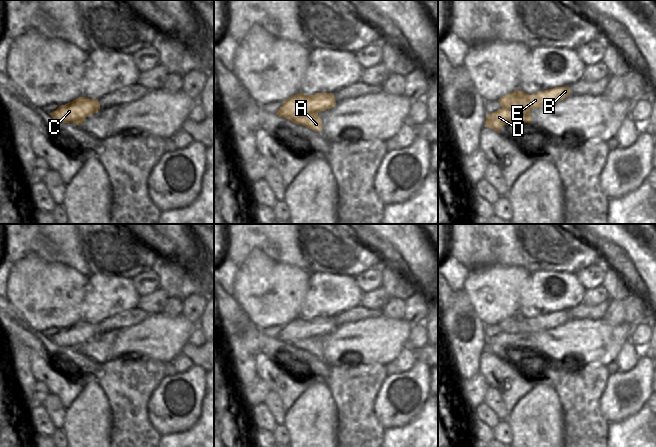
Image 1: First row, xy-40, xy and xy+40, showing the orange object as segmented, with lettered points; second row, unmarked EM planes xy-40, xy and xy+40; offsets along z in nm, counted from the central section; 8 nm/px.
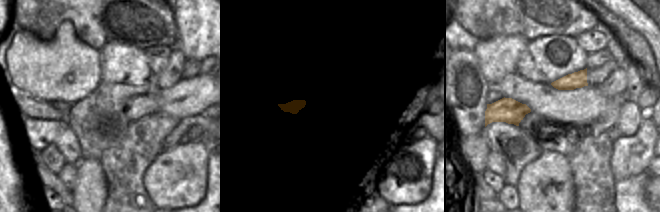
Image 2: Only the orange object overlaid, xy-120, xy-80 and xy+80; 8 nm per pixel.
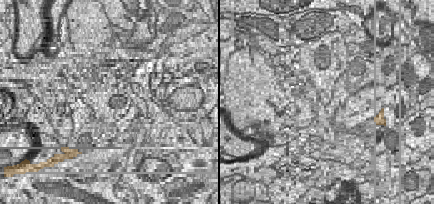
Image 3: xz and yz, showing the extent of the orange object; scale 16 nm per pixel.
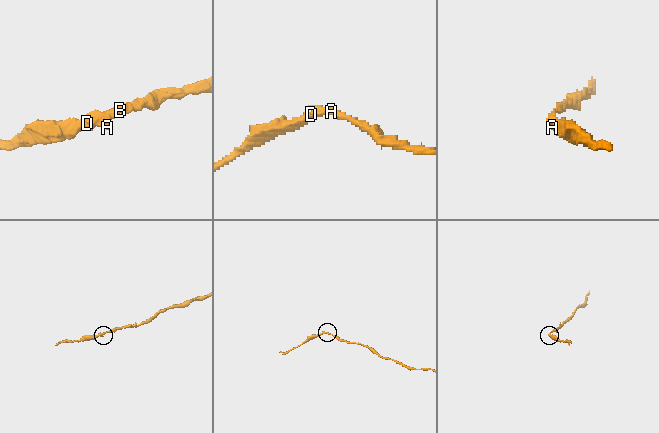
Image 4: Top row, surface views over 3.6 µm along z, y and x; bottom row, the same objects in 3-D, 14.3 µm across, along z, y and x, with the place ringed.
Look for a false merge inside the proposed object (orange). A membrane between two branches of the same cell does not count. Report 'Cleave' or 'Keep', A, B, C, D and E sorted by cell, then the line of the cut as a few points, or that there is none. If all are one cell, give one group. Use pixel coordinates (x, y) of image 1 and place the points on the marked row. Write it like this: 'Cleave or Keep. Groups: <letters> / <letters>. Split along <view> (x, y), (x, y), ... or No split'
Keep. Groups: A B C D E. No split.

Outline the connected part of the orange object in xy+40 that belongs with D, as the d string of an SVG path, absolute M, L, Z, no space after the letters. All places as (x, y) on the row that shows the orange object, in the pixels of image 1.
M555 87L531 95L517 89L498 100L502 108L486 115L485 127L500 133L501 127L511 123L532 123L531 109L553 105L569 95L569 87Z

